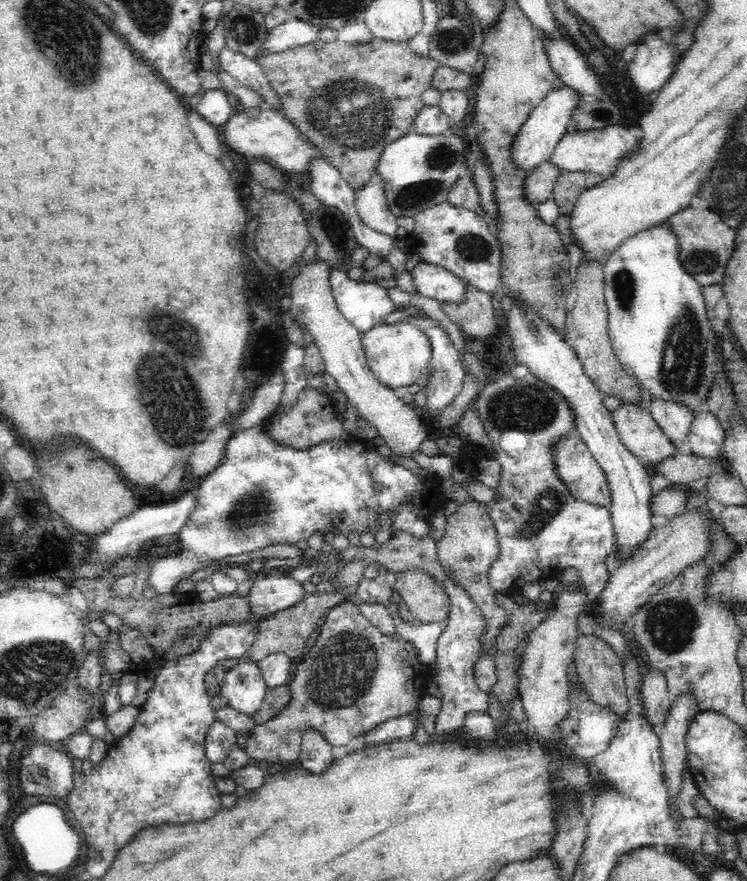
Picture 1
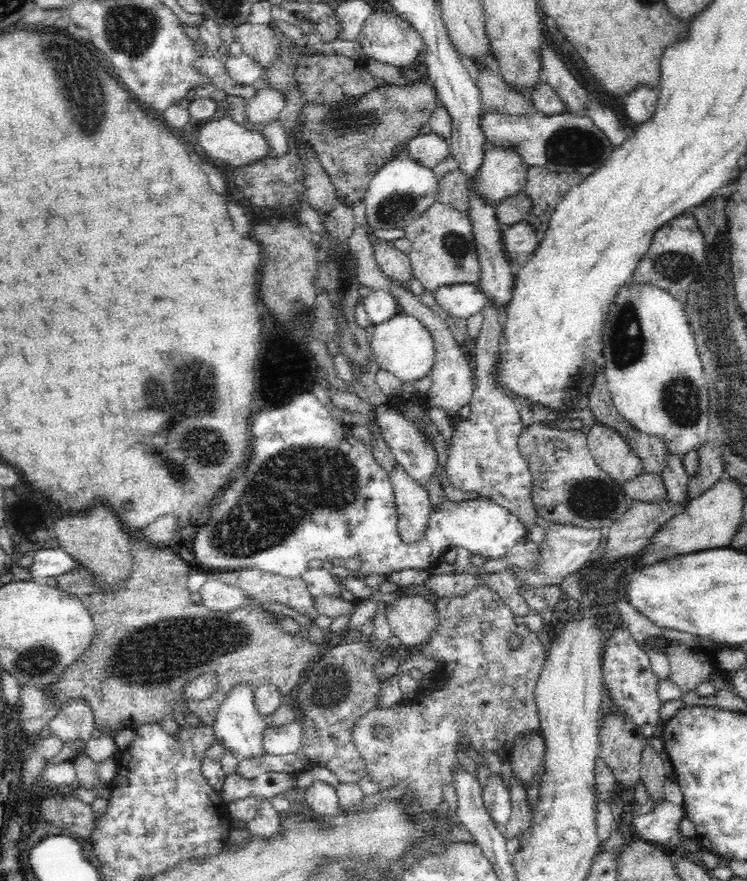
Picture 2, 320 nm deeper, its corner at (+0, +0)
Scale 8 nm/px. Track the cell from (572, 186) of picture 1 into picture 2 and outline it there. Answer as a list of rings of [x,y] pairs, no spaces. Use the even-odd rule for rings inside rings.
[[[529,166],[528,178],[522,191],[532,197],[532,210],[526,221],[536,227],[536,231],[545,232],[550,216],[564,194],[575,184],[580,184],[586,176],[579,172],[554,172],[541,166]]]

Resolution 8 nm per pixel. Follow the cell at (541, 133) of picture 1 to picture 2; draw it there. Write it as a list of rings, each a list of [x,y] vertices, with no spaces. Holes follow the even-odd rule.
[[[492,144],[492,148],[485,150],[479,176],[476,176],[474,184],[469,182],[470,193],[476,191],[480,195],[486,195],[496,205],[501,200],[522,191],[526,184],[526,178],[528,178],[528,167],[528,164],[524,163],[522,151],[516,145]]]

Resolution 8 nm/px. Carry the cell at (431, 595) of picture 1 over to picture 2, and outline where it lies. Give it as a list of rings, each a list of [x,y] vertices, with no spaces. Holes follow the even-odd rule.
[[[400,593],[386,606],[385,616],[391,634],[400,639],[403,648],[410,650],[418,650],[438,625],[433,599],[422,595]]]

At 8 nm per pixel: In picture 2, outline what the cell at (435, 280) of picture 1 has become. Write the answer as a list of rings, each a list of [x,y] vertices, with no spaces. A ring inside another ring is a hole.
[[[449,284],[436,287],[433,292],[436,304],[448,312],[449,317],[468,319],[481,312],[488,304],[488,298],[476,284]]]

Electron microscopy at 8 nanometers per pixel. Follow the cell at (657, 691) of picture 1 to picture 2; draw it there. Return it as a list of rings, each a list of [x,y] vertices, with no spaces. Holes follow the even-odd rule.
[[[650,737],[641,752],[640,779],[646,787],[646,792],[652,801],[656,801],[654,807],[662,803],[664,799],[664,784],[669,772],[667,759],[658,755],[658,752],[650,746]]]

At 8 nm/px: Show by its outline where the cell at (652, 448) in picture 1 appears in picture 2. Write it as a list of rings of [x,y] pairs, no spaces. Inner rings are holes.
[[[600,423],[591,427],[587,435],[588,445],[596,463],[614,480],[623,484],[644,472],[642,457],[620,432]]]

